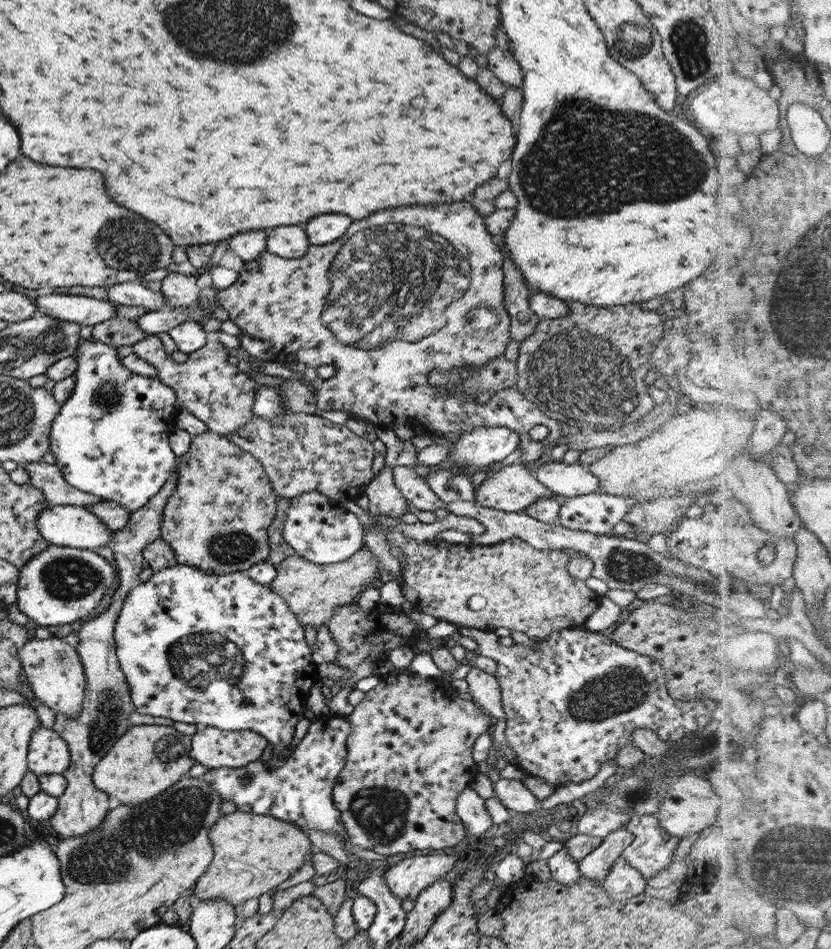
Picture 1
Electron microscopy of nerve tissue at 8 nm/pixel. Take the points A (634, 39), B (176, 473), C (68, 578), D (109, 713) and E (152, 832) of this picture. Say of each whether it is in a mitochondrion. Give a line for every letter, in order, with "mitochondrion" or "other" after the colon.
A: mitochondrion
B: other
C: mitochondrion
D: mitochondrion
E: mitochondrion

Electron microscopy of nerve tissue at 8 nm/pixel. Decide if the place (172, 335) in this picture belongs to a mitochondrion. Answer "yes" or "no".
no

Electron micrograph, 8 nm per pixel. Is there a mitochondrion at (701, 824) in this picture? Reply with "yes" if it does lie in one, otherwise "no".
no

